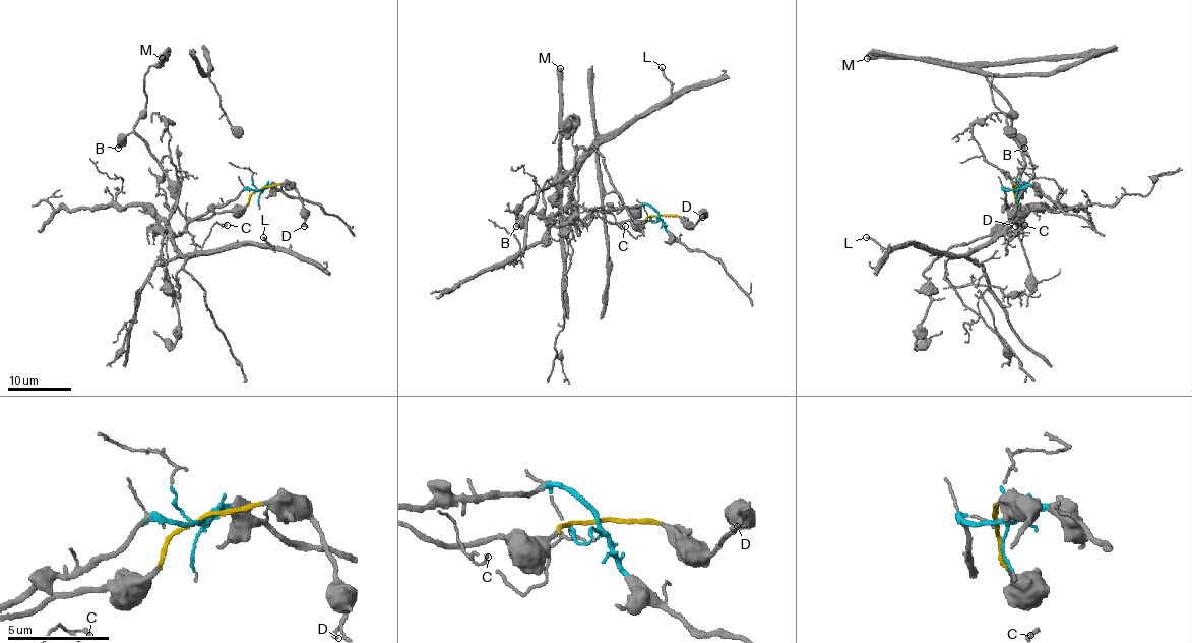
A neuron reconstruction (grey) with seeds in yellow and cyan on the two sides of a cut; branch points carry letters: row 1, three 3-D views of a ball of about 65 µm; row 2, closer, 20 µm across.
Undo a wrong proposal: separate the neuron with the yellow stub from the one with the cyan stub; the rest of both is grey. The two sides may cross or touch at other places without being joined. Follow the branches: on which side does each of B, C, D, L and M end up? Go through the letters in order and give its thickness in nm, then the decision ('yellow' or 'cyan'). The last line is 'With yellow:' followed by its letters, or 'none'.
B: 550 nm thick; yellow
C: 140 nm thick; cyan
D: 170 nm thick; yellow
L: 180 nm thick; cyan
M: 460 nm thick; yellow
With yellow: B, D, M

